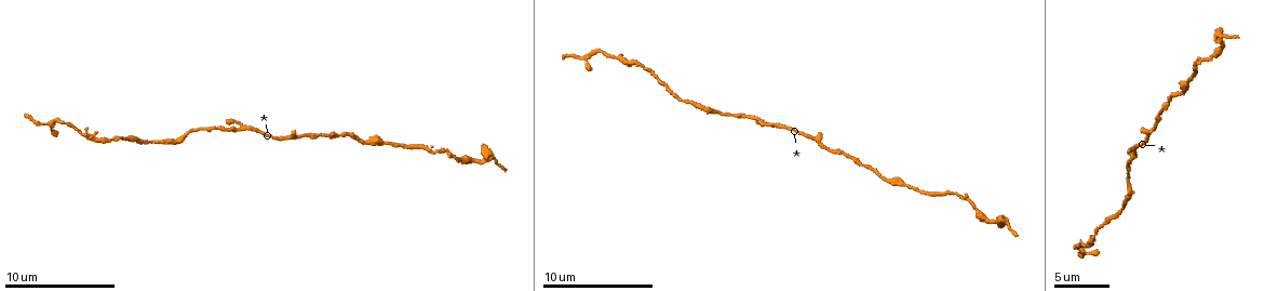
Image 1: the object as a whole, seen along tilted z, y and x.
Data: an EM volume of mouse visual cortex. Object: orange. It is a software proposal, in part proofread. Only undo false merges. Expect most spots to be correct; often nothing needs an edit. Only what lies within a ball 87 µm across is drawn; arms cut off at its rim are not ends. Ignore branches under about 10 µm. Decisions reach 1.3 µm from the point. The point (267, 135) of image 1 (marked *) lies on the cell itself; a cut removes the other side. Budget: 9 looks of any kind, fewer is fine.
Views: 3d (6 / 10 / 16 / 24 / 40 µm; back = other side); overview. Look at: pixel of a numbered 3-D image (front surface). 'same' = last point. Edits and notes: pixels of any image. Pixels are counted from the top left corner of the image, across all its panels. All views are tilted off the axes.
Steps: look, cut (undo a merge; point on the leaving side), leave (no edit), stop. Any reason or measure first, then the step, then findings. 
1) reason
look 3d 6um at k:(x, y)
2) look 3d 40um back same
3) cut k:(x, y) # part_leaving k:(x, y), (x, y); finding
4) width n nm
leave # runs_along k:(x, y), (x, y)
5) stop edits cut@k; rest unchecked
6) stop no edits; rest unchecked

calibre changes
look 3d 10um at 1:(166, 143)

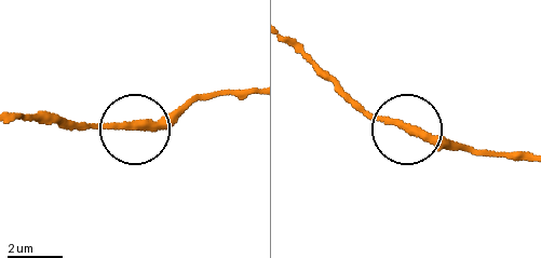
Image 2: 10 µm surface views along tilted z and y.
leave # runs_along 2:(519, 162), (383, 124), (350, 96); one cell here

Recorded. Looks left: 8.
look 3d 6um at 1:(744, 114)

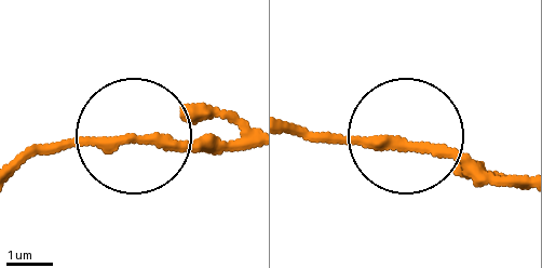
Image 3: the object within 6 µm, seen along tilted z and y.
leave # runs_along 3:(245, 148), (124, 135), (19, 156); continuous, no second cell

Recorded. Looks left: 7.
look 3d 16um at 1:(1093, 239)

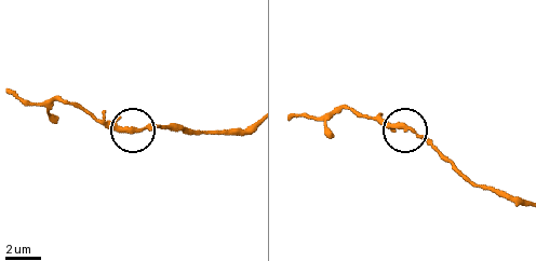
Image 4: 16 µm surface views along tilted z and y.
width 240 nm
leave # runs_along 4:(251, 124), (219, 132), (172, 124), (116, 128), (93, 120); all the same cell

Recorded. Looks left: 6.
thick turns thin
look 3d 10um at 1:(1186, 83)

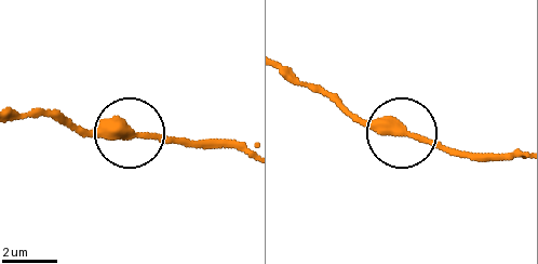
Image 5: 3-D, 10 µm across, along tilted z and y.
width 330 nm
leave # runs_along 5:(12, 115), (41, 114), (189, 143); continuous, no second cell

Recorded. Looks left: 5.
stop no edits; rest unchecked

